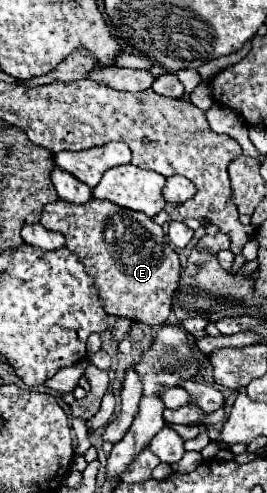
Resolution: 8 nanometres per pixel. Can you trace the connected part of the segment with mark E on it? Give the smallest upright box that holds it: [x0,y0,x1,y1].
[40,199,180,327]

